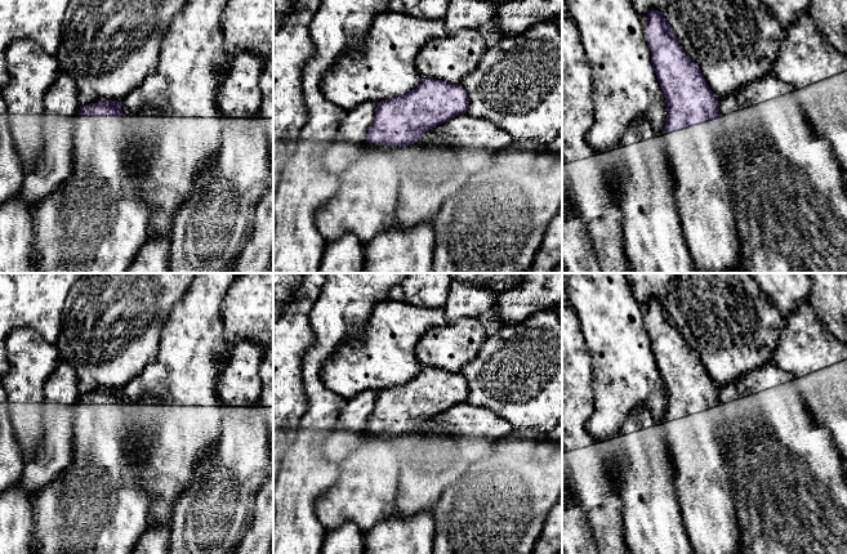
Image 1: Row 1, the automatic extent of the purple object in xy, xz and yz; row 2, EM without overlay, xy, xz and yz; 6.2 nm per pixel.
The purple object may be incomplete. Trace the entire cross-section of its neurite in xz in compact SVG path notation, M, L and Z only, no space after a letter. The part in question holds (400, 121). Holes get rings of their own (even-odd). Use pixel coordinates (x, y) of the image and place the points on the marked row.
M423 79L407 94L378 102L365 149L393 155L437 125L464 115L468 106L460 84Z

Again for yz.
M650 10L645 36L651 49L652 66L668 102L668 120L663 138L665 157L674 182L674 196L686 242L697 273L745 273L740 236L734 211L730 177L718 147L718 97L710 90L700 67L687 57L672 33L664 13Z

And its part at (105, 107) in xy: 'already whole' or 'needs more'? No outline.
needs more

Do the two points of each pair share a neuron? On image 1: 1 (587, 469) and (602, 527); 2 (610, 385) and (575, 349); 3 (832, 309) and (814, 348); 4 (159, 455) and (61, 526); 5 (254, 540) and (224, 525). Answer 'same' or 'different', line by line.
1: same
2: different
3: different
4: different
5: different

